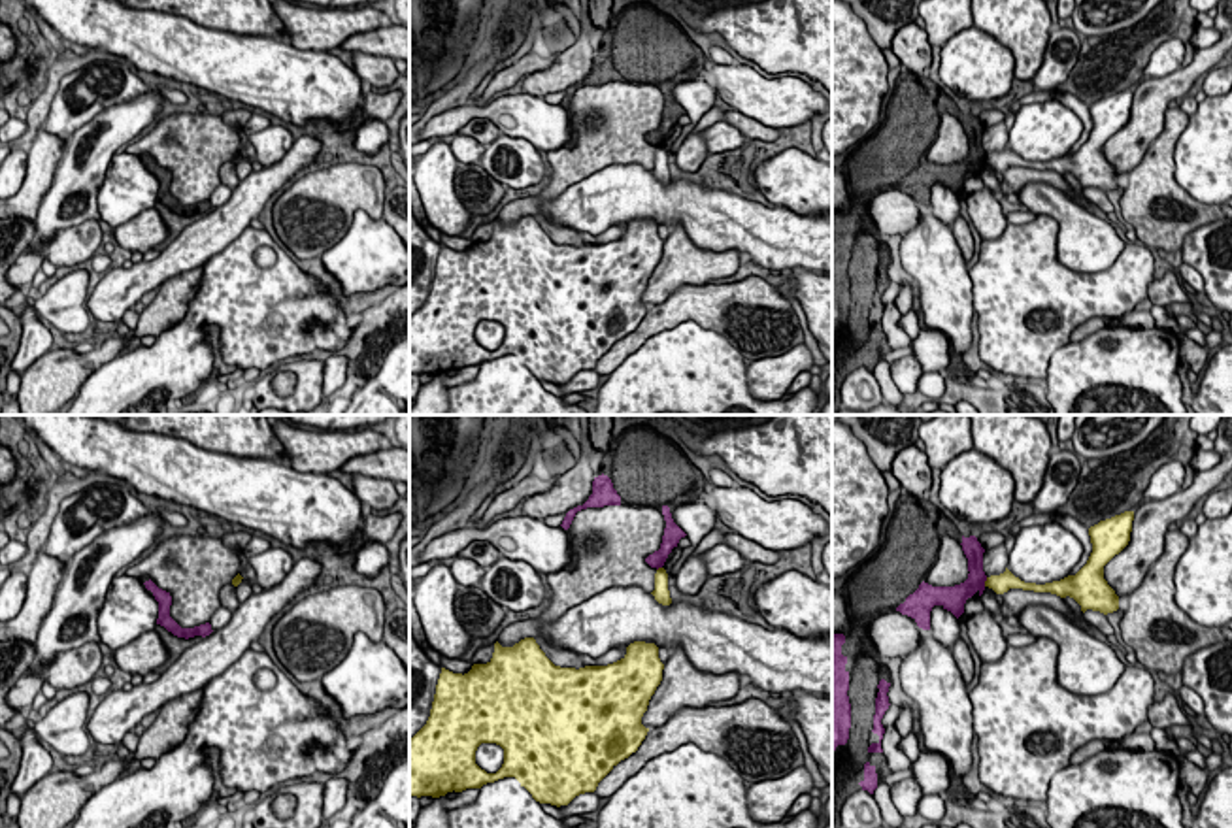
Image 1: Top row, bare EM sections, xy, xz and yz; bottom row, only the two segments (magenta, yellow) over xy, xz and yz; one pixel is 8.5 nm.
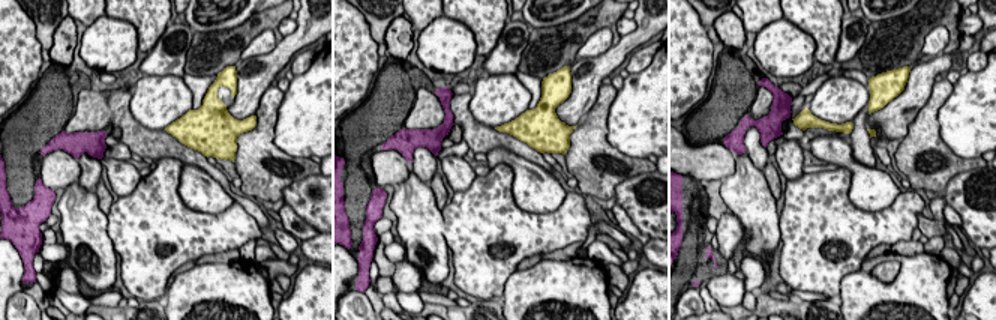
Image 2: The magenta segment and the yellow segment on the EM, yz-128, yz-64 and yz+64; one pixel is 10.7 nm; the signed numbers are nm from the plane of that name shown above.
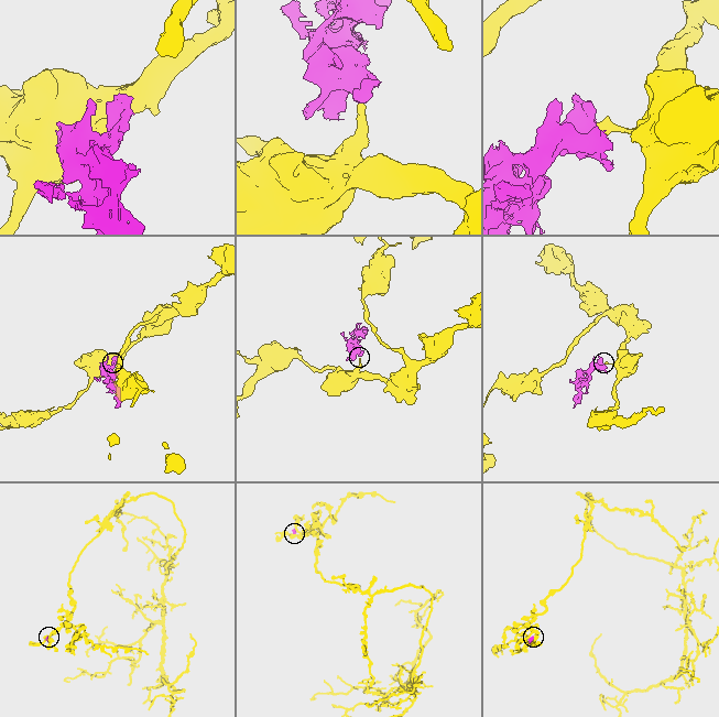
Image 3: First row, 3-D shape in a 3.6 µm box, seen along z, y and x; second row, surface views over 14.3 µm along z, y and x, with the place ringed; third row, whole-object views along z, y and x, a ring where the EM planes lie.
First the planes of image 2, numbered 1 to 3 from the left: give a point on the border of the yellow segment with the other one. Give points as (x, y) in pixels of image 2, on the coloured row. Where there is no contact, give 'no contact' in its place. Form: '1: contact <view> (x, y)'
1: no contact
2: no contact
3: no contact

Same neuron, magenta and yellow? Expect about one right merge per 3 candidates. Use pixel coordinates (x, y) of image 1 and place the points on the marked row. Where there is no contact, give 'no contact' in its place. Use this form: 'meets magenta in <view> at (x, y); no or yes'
meets magenta in yz at (985, 579); no

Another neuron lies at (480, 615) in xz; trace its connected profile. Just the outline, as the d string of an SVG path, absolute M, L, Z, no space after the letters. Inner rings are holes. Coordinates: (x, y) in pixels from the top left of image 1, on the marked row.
M458 587L455 613L472 639L489 638L506 617L506 609L491 600L481 587Z

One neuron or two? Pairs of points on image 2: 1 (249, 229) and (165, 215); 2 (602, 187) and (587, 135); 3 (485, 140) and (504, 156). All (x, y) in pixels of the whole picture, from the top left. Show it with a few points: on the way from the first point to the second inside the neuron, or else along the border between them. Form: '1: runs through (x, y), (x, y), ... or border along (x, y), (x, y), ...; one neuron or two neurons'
1: runs through (228, 229), (186, 229); one neuron
2: runs through (597, 175), (590, 163), (588, 147); one neuron
3: border along (486, 152), (504, 147), (528, 161); two neurons

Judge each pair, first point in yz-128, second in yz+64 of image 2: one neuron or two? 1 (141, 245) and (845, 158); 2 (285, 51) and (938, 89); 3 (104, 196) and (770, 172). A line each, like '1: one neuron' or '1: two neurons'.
1: two neurons
2: two neurons
3: one neuron

